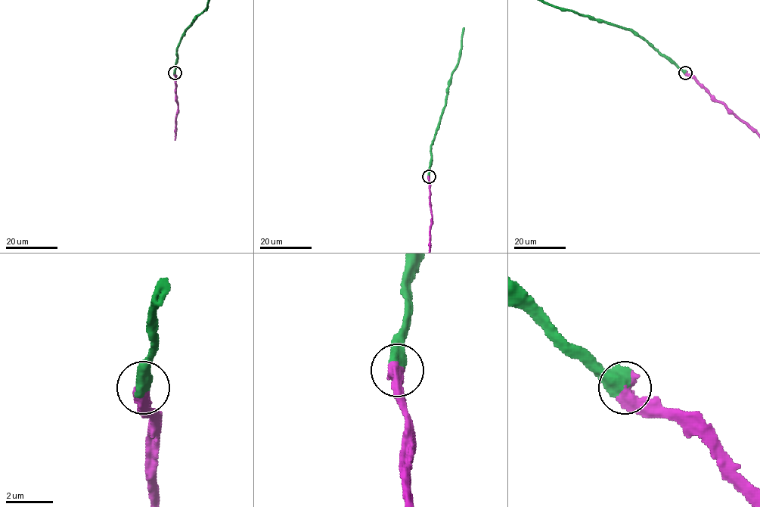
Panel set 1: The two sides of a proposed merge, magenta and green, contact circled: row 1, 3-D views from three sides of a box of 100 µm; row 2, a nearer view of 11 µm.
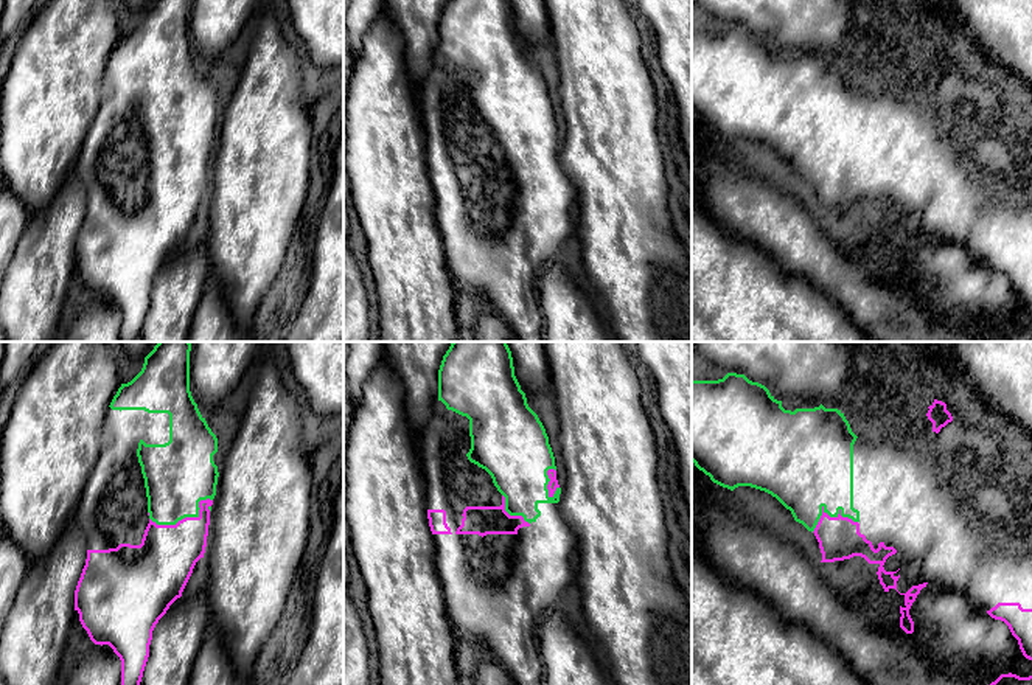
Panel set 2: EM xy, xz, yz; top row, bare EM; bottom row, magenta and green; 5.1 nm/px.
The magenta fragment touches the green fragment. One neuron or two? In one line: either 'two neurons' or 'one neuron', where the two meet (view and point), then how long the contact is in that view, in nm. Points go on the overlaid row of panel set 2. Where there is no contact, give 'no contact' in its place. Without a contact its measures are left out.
one neuron | xy (185, 518) | 340 nm

